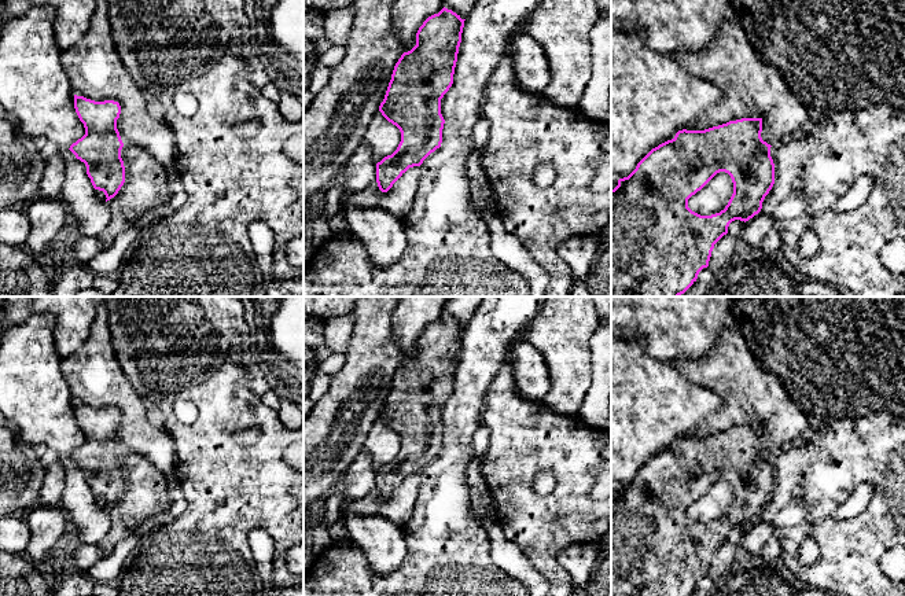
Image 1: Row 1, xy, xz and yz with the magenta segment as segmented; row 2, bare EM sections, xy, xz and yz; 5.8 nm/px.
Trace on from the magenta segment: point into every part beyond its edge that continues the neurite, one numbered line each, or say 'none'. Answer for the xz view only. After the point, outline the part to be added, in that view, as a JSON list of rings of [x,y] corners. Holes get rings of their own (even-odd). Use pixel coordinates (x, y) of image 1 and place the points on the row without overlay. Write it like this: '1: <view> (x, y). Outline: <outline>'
none

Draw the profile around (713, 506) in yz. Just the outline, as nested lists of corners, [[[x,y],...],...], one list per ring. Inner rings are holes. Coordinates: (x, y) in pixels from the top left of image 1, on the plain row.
[[[720,479],[688,507],[688,515],[700,523],[711,523],[725,516],[732,501],[733,490],[731,483]]]

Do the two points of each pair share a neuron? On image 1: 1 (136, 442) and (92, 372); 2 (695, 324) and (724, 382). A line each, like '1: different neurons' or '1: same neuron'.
1: same neuron
2: different neurons

